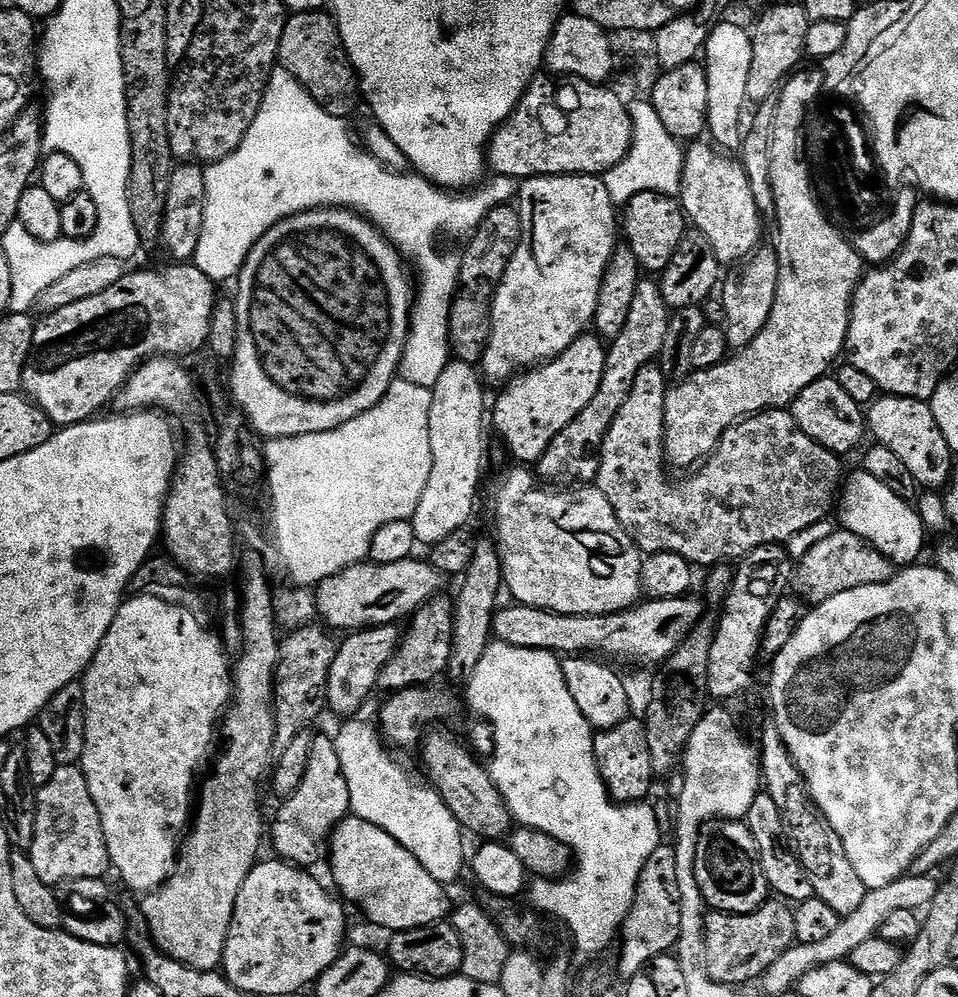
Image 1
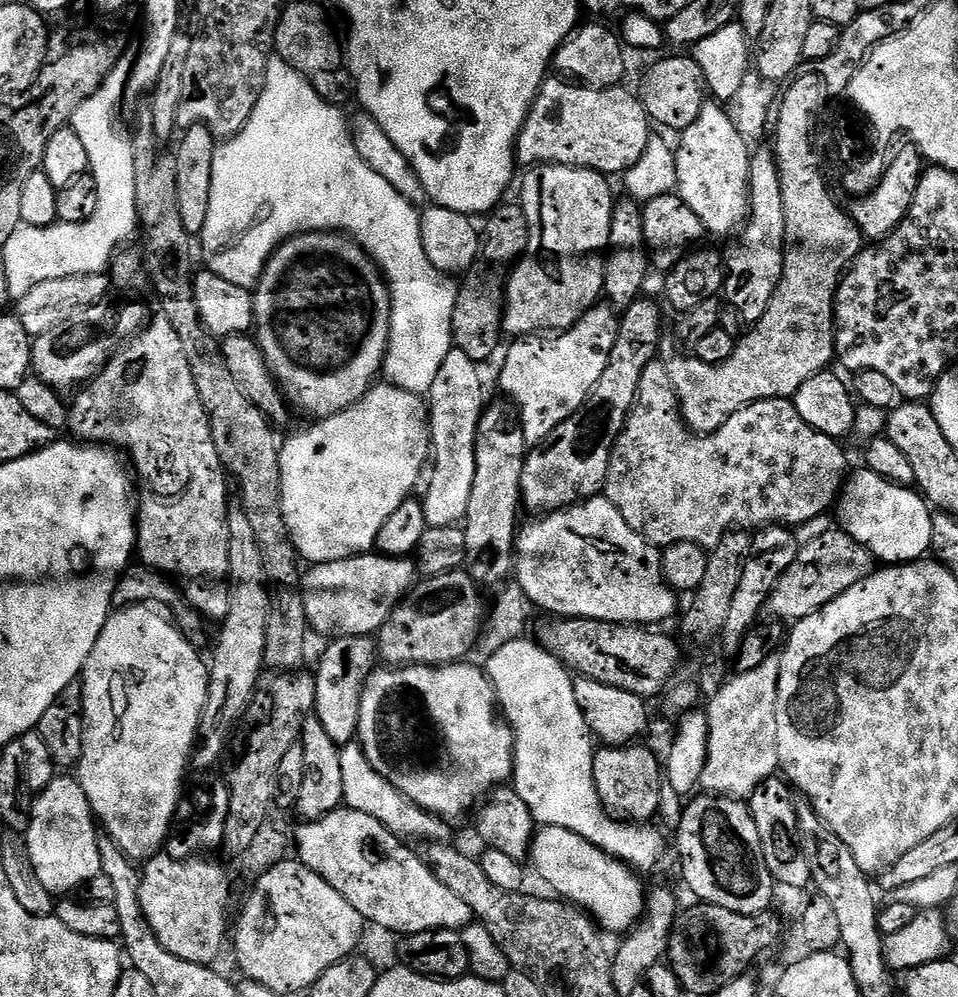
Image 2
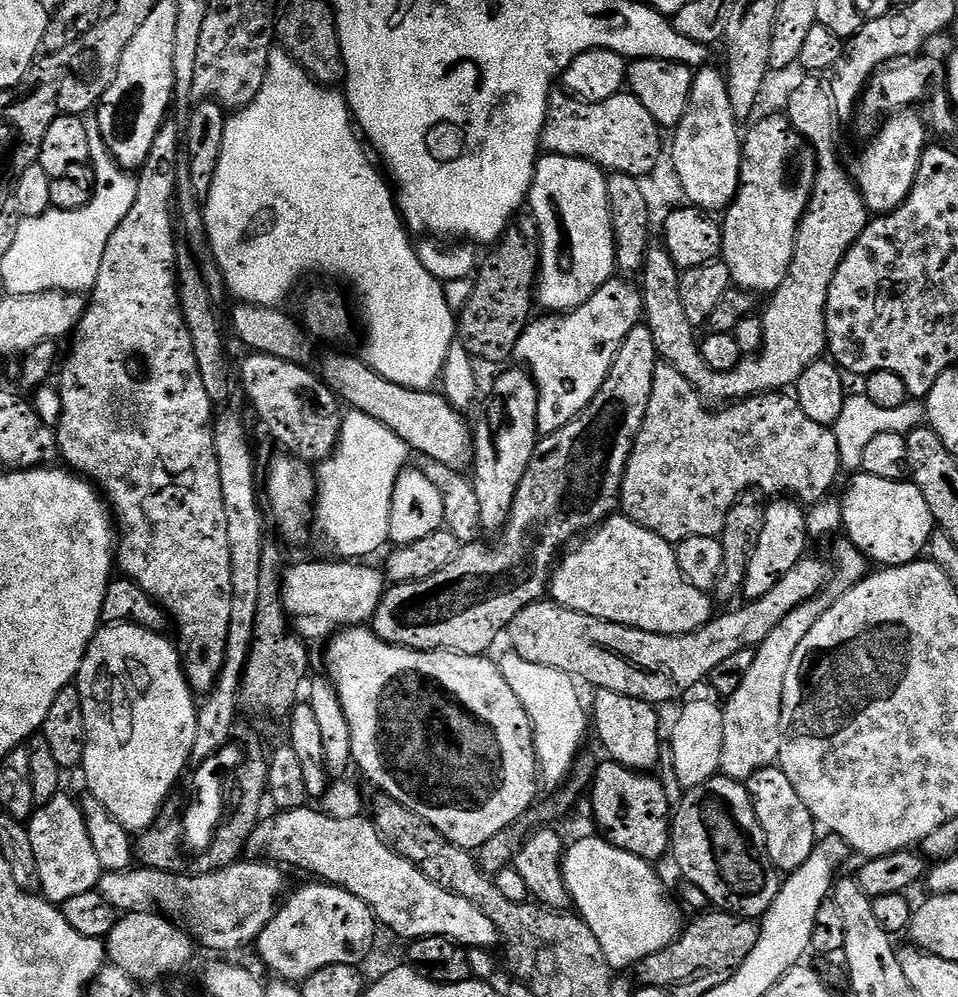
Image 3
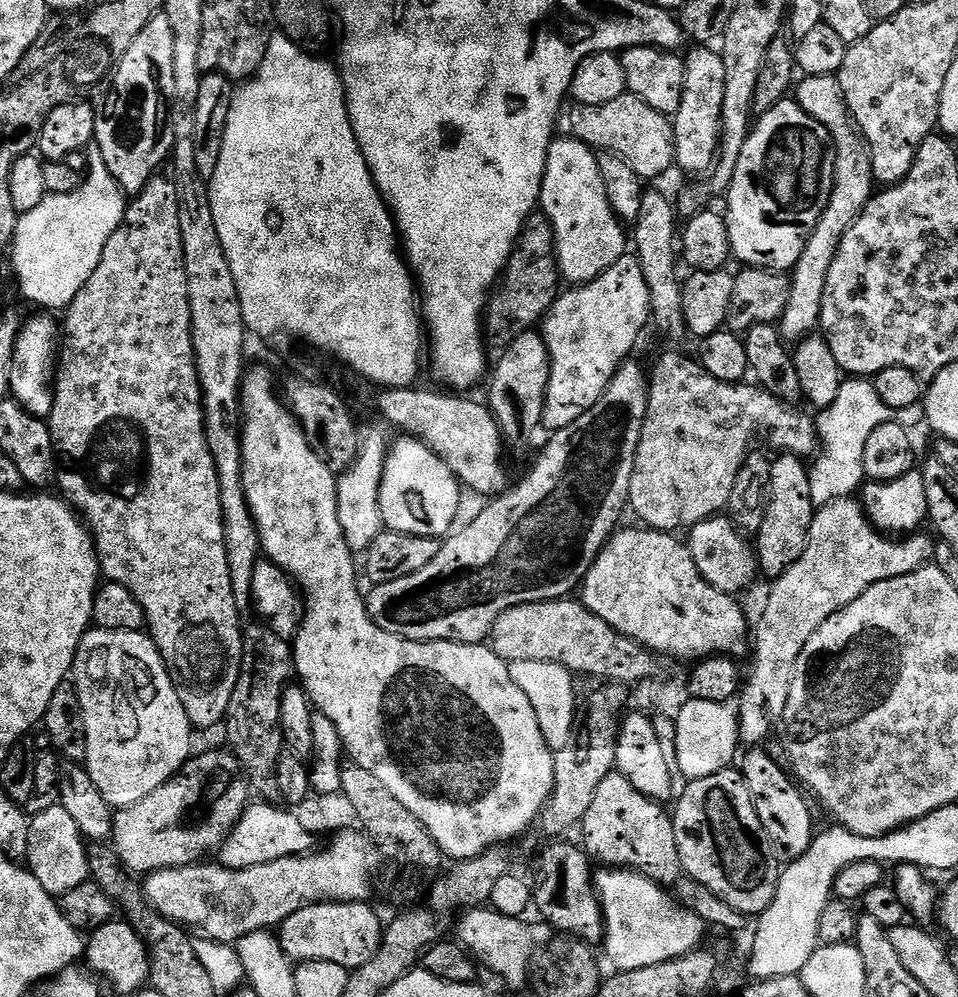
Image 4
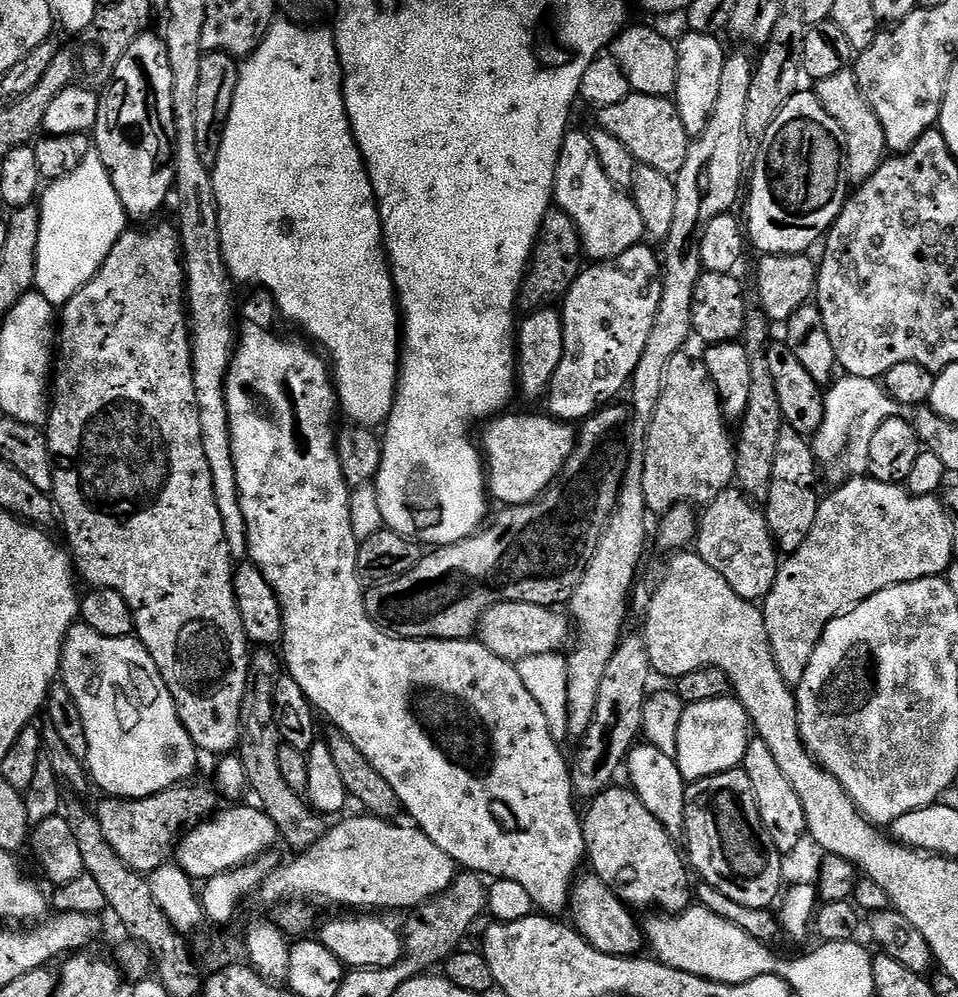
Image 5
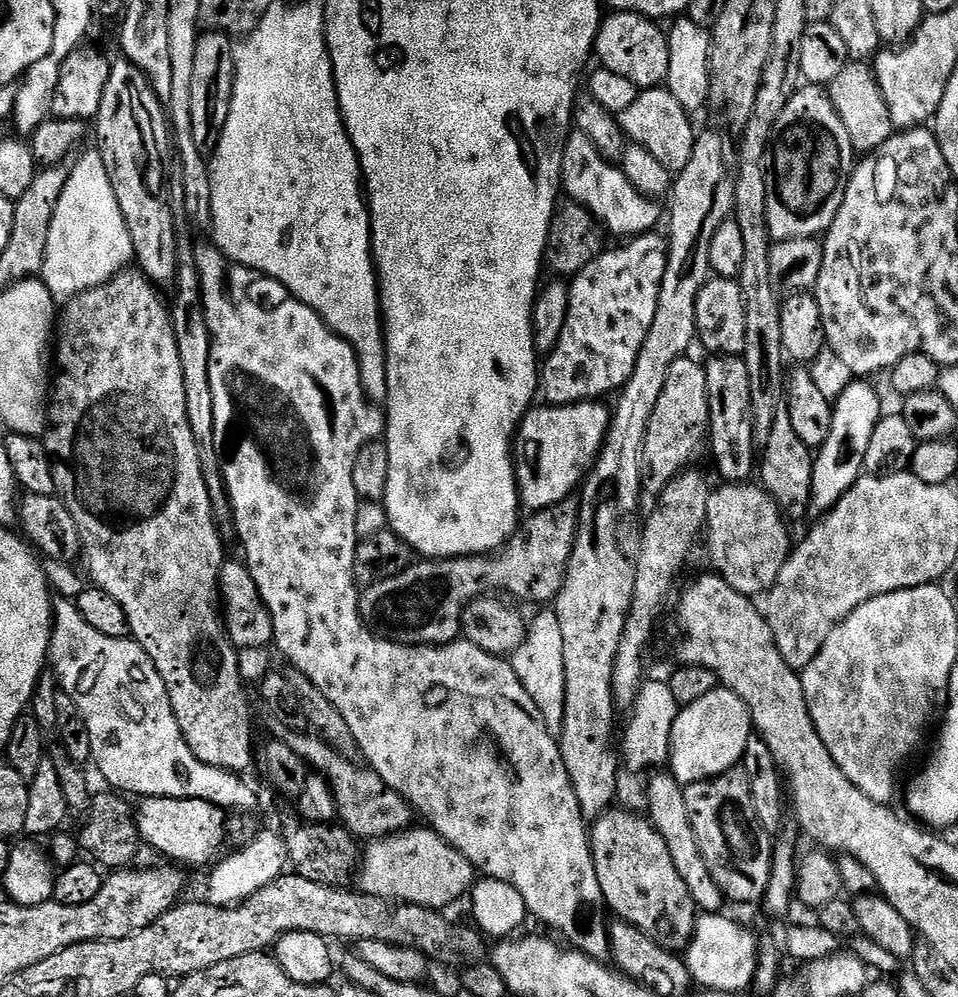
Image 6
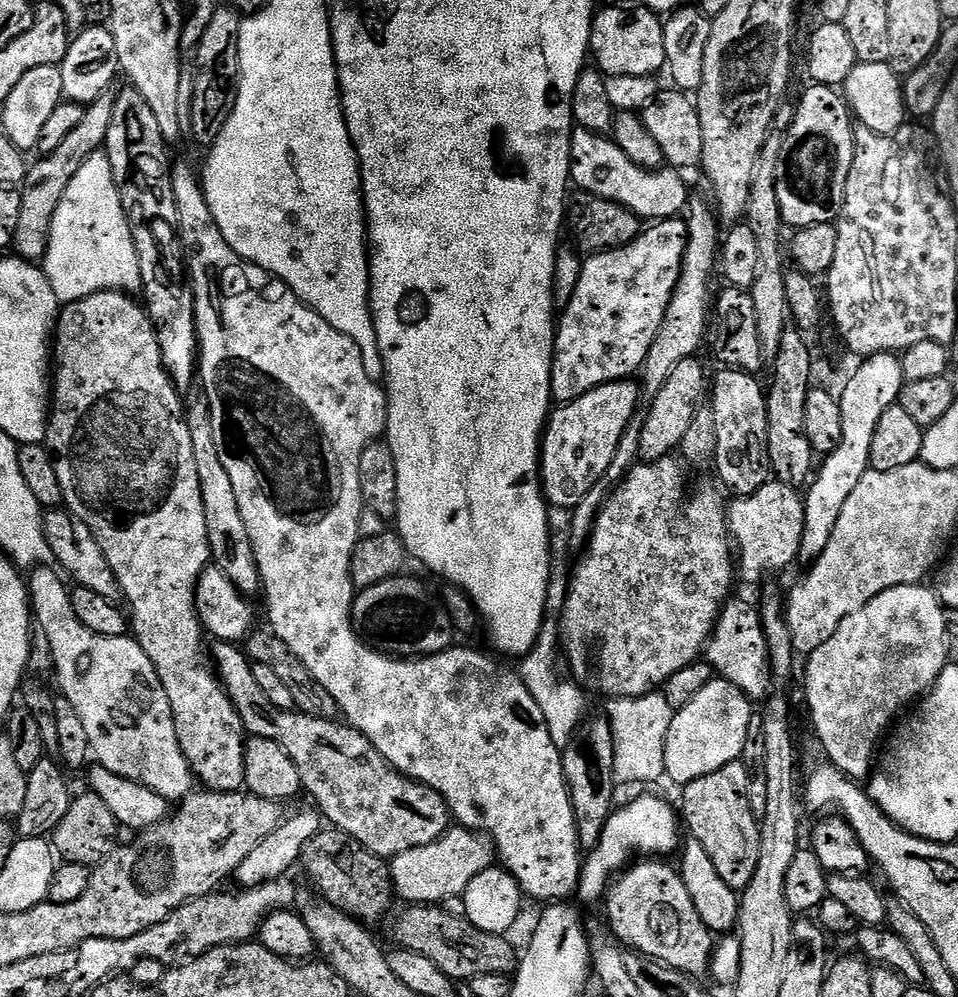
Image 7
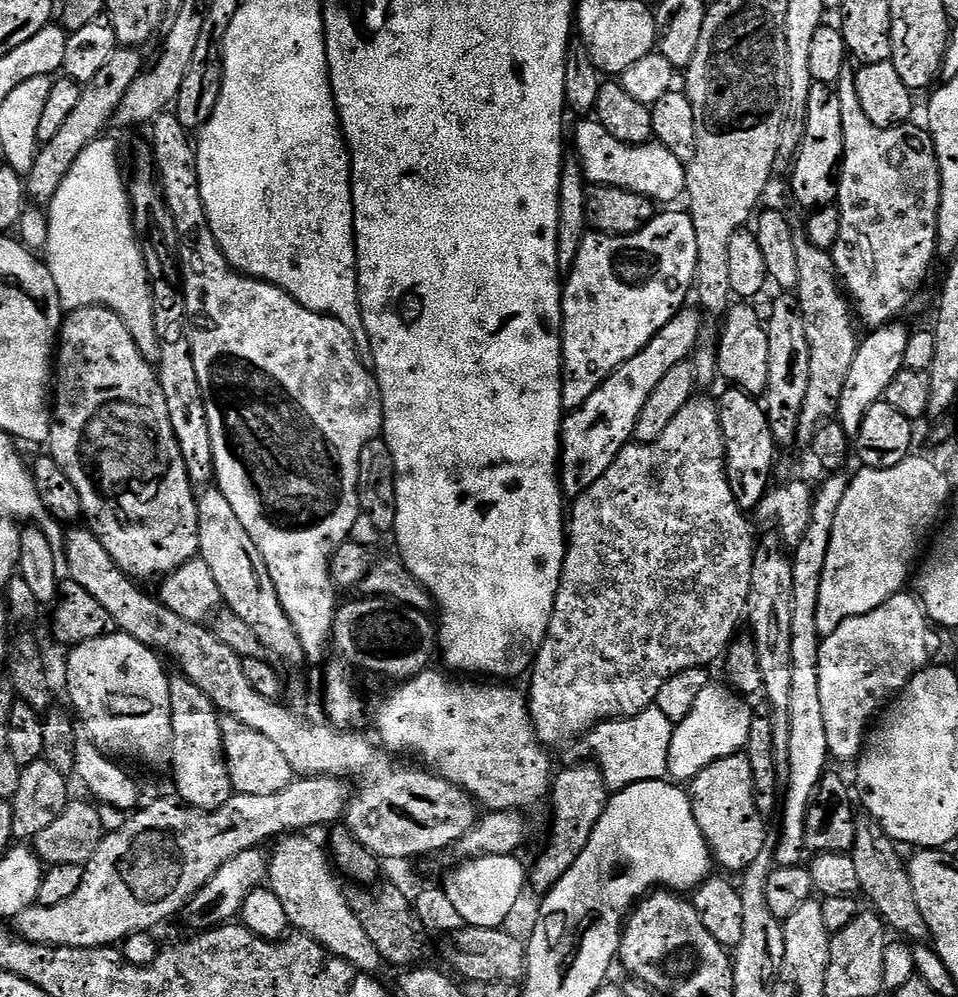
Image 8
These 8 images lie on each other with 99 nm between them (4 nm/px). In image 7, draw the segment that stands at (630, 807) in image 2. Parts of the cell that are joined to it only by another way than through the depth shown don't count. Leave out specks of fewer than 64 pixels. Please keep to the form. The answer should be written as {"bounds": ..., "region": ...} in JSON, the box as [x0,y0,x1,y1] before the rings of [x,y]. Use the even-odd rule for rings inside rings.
{"bounds":[606,858,714,978],"region":[[[648,858],[629,867],[613,879],[606,893],[607,900],[608,924],[625,949],[660,960],[693,978],[703,977],[703,972],[705,975],[709,971],[714,933],[698,918],[686,882],[673,865],[671,868],[663,859]]]}

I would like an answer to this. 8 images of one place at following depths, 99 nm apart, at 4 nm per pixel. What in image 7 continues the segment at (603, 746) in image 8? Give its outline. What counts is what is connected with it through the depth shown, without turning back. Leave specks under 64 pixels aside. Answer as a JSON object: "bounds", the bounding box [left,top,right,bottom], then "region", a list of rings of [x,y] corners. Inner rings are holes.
{"bounds":[518,618,675,784],"region":[[[548,618],[545,619],[538,642],[519,661],[518,675],[520,681],[526,686],[526,690],[530,690],[534,702],[538,702],[538,706],[546,718],[550,738],[554,738],[557,746],[563,750],[567,748],[570,737],[582,723],[580,711],[584,708],[584,696],[570,681],[560,677],[560,664],[556,661],[559,656],[561,659],[562,637],[558,631],[557,621]],[[648,693],[634,699],[612,698],[606,703],[606,719],[614,736],[614,772],[617,783],[653,784],[665,775],[665,744],[675,716],[663,693]]]}

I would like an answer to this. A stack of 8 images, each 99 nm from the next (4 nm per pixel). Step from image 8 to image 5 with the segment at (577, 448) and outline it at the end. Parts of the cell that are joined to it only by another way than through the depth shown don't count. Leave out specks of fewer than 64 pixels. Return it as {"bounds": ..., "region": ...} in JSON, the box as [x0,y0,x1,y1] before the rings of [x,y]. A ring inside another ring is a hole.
{"bounds":[482,414,577,506],"region":[[[501,414],[485,423],[482,455],[486,461],[486,487],[504,506],[529,504],[547,490],[576,448],[577,429],[555,416]]]}

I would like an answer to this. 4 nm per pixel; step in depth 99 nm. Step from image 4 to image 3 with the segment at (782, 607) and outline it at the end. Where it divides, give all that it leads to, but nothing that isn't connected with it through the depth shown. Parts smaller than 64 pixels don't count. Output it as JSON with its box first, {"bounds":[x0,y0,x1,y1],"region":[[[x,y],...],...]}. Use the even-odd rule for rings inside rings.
{"bounds":[719,538,870,782],"region":[[[841,538],[837,542],[832,556],[831,559],[834,561],[834,564],[834,559],[836,559],[836,564],[840,567],[840,573],[837,576],[835,573],[831,577],[826,589],[827,594],[816,596],[812,600],[807,600],[802,606],[790,610],[790,614],[786,614],[786,618],[782,618],[782,622],[778,622],[778,626],[774,626],[774,630],[770,630],[770,638],[766,638],[761,642],[760,647],[756,649],[756,657],[753,664],[750,665],[749,672],[746,673],[746,678],[742,681],[742,686],[738,686],[738,690],[734,690],[734,694],[727,697],[726,703],[723,705],[724,721],[722,722],[722,748],[719,771],[723,775],[730,777],[731,780],[746,782],[758,770],[775,765],[779,761],[780,743],[782,742],[782,734],[780,733],[782,686],[786,686],[786,670],[790,667],[790,658],[794,658],[794,650],[798,650],[802,638],[806,638],[806,634],[810,634],[810,626],[814,626],[814,622],[818,622],[818,618],[822,618],[825,610],[832,605],[833,598],[839,596],[841,592],[848,592],[858,581],[869,575],[870,561],[868,557],[857,550],[851,540]]]}

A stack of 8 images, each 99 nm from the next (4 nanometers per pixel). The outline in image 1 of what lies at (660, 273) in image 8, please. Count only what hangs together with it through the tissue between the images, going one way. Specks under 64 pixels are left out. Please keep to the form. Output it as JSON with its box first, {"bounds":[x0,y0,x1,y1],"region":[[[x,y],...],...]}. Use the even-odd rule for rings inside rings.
{"bounds":[490,334,608,466],"region":[[[595,334],[579,336],[570,347],[553,360],[525,371],[508,381],[504,392],[490,408],[490,424],[496,427],[516,462],[524,466],[539,465],[542,454],[590,406],[590,398],[602,386],[602,370],[606,366],[608,350],[605,341]]]}

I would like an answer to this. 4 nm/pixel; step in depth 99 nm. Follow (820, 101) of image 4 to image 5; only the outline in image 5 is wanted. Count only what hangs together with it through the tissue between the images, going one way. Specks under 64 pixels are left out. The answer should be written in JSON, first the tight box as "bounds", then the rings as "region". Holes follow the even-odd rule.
{"bounds":[814,67,889,186],"region":[[[851,67],[843,68],[838,74],[830,74],[830,78],[822,78],[814,88],[816,96],[822,102],[826,114],[842,126],[844,135],[844,172],[848,183],[852,186],[865,184],[886,159],[889,151],[888,135],[882,130],[878,114],[872,109],[871,102],[865,98],[863,90],[858,86],[858,78]]]}

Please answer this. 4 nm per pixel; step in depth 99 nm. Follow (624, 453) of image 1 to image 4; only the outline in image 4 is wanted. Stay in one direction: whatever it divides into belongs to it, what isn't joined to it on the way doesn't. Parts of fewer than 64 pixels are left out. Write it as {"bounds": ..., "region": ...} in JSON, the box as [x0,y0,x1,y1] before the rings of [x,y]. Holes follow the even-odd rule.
{"bounds":[628,352,818,534],"region":[[[664,352],[661,354],[660,357],[657,358],[656,360],[656,365],[651,365],[650,368],[650,379],[648,382],[648,409],[646,410],[646,422],[642,426],[642,438],[638,442],[638,454],[634,458],[634,474],[630,478],[630,494],[628,495],[628,503],[630,505],[630,512],[633,512],[634,515],[637,516],[639,523],[643,525],[645,528],[651,528],[653,532],[671,532],[673,534],[679,533],[679,528],[684,528],[683,530],[691,530],[691,528],[694,527],[698,522],[702,522],[703,520],[708,520],[714,515],[723,513],[725,509],[727,509],[728,503],[730,502],[730,494],[734,490],[734,478],[738,478],[738,470],[742,466],[742,462],[745,460],[745,458],[748,456],[748,453],[750,449],[753,447],[752,444],[752,439],[755,438],[756,436],[756,431],[764,432],[768,428],[768,440],[770,443],[773,444],[774,447],[780,448],[776,450],[783,450],[787,455],[789,456],[799,456],[801,458],[812,458],[817,455],[818,452],[818,437],[816,434],[816,422],[815,419],[810,415],[808,416],[803,416],[802,413],[800,413],[801,409],[796,406],[789,406],[786,404],[783,404],[781,400],[778,398],[774,398],[770,393],[768,393],[767,390],[765,390],[762,387],[757,386],[755,383],[752,382],[741,382],[738,384],[727,384],[726,382],[722,382],[718,378],[714,378],[711,376],[710,373],[706,371],[702,367],[702,365],[699,362],[699,359],[693,358],[692,360],[688,356],[683,356],[682,353],[680,352]]]}

